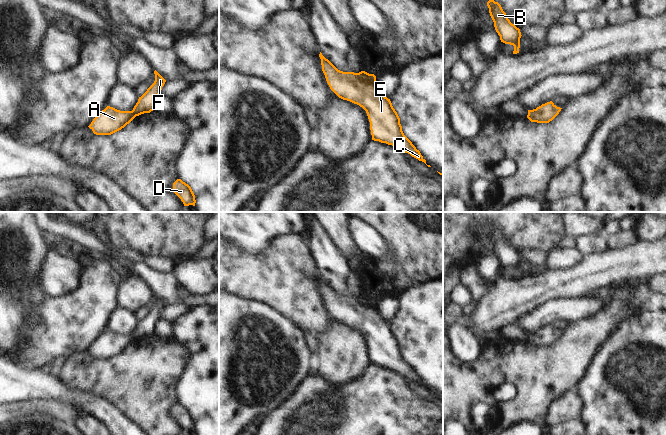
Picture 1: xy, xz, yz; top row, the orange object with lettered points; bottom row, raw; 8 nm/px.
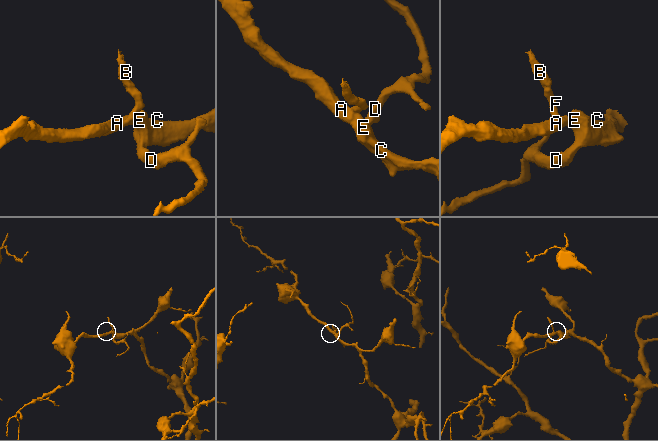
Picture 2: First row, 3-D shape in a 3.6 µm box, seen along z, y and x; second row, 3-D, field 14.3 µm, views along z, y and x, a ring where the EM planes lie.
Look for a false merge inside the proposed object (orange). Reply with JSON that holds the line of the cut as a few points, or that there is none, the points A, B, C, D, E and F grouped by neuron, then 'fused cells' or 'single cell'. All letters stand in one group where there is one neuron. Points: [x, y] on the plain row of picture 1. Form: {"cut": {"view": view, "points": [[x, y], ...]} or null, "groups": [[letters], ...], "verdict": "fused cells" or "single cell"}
{"cut": {"view": "xz", "points": [[356, 297], [364, 305], [375, 307]]}, "groups": [["A", "C", "D", "E"], ["B", "F"]], "verdict": "fused cells"}

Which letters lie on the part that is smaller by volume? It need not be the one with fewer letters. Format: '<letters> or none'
B, F

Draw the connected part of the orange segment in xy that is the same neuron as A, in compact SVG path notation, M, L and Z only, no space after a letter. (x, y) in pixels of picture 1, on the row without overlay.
M107 330L88 350L96 359L111 359L129 348L135 338L132 335L120 335Z

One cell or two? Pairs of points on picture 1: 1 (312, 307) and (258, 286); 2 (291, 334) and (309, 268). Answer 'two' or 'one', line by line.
1: one
2: two

